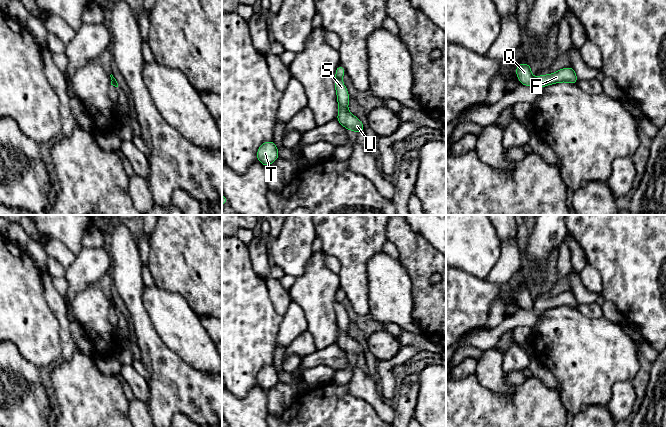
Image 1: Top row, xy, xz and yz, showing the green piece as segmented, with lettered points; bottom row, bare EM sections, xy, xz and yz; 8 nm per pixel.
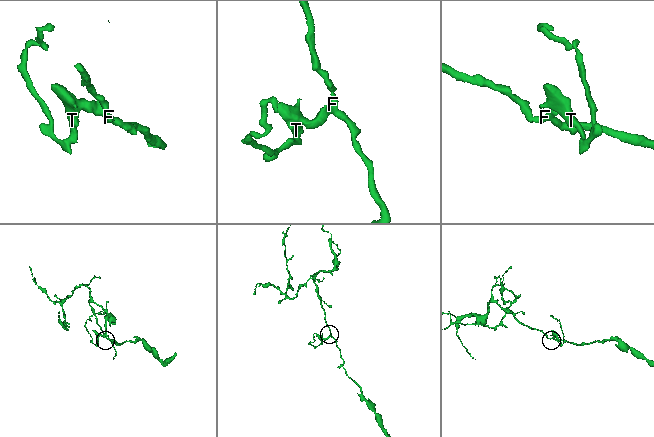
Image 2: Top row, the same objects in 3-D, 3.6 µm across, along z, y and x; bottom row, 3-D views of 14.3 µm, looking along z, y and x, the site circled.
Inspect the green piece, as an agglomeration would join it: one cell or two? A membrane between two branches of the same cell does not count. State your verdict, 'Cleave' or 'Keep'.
Cleave

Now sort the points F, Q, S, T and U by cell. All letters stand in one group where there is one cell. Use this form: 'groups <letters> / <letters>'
groups F S T U / Q

